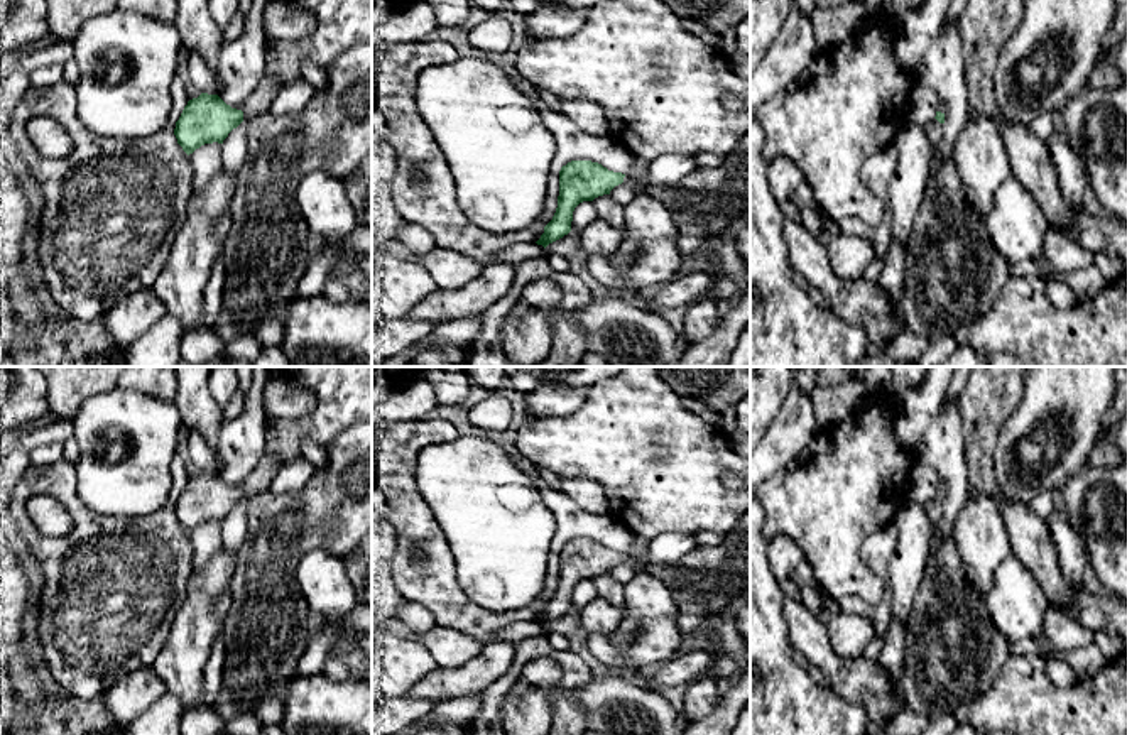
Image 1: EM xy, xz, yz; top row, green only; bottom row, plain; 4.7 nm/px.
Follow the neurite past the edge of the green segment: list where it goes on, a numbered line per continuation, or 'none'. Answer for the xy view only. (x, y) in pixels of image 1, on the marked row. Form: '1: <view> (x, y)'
none

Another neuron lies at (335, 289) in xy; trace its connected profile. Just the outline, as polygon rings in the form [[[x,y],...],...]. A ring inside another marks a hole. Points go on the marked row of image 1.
[[[328,279],[321,294],[335,302],[341,302],[348,299],[346,286],[340,279]]]

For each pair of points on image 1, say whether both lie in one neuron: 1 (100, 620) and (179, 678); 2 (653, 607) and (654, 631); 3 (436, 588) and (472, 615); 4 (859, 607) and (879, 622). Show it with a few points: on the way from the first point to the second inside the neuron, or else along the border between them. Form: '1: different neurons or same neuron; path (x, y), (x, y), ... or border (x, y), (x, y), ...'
1: different neurons; border (173, 624), (157, 658), (149, 666)
2: different neurons; border (626, 612), (644, 617), (676, 619)
3: same neuron; path (445, 597), (463, 615)
4: same neuron; path (864, 609), (874, 617)

